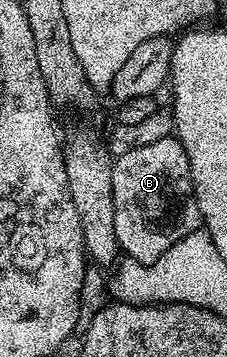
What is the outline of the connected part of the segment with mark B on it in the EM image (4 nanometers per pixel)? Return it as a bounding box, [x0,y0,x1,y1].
[112,135,202,264]

